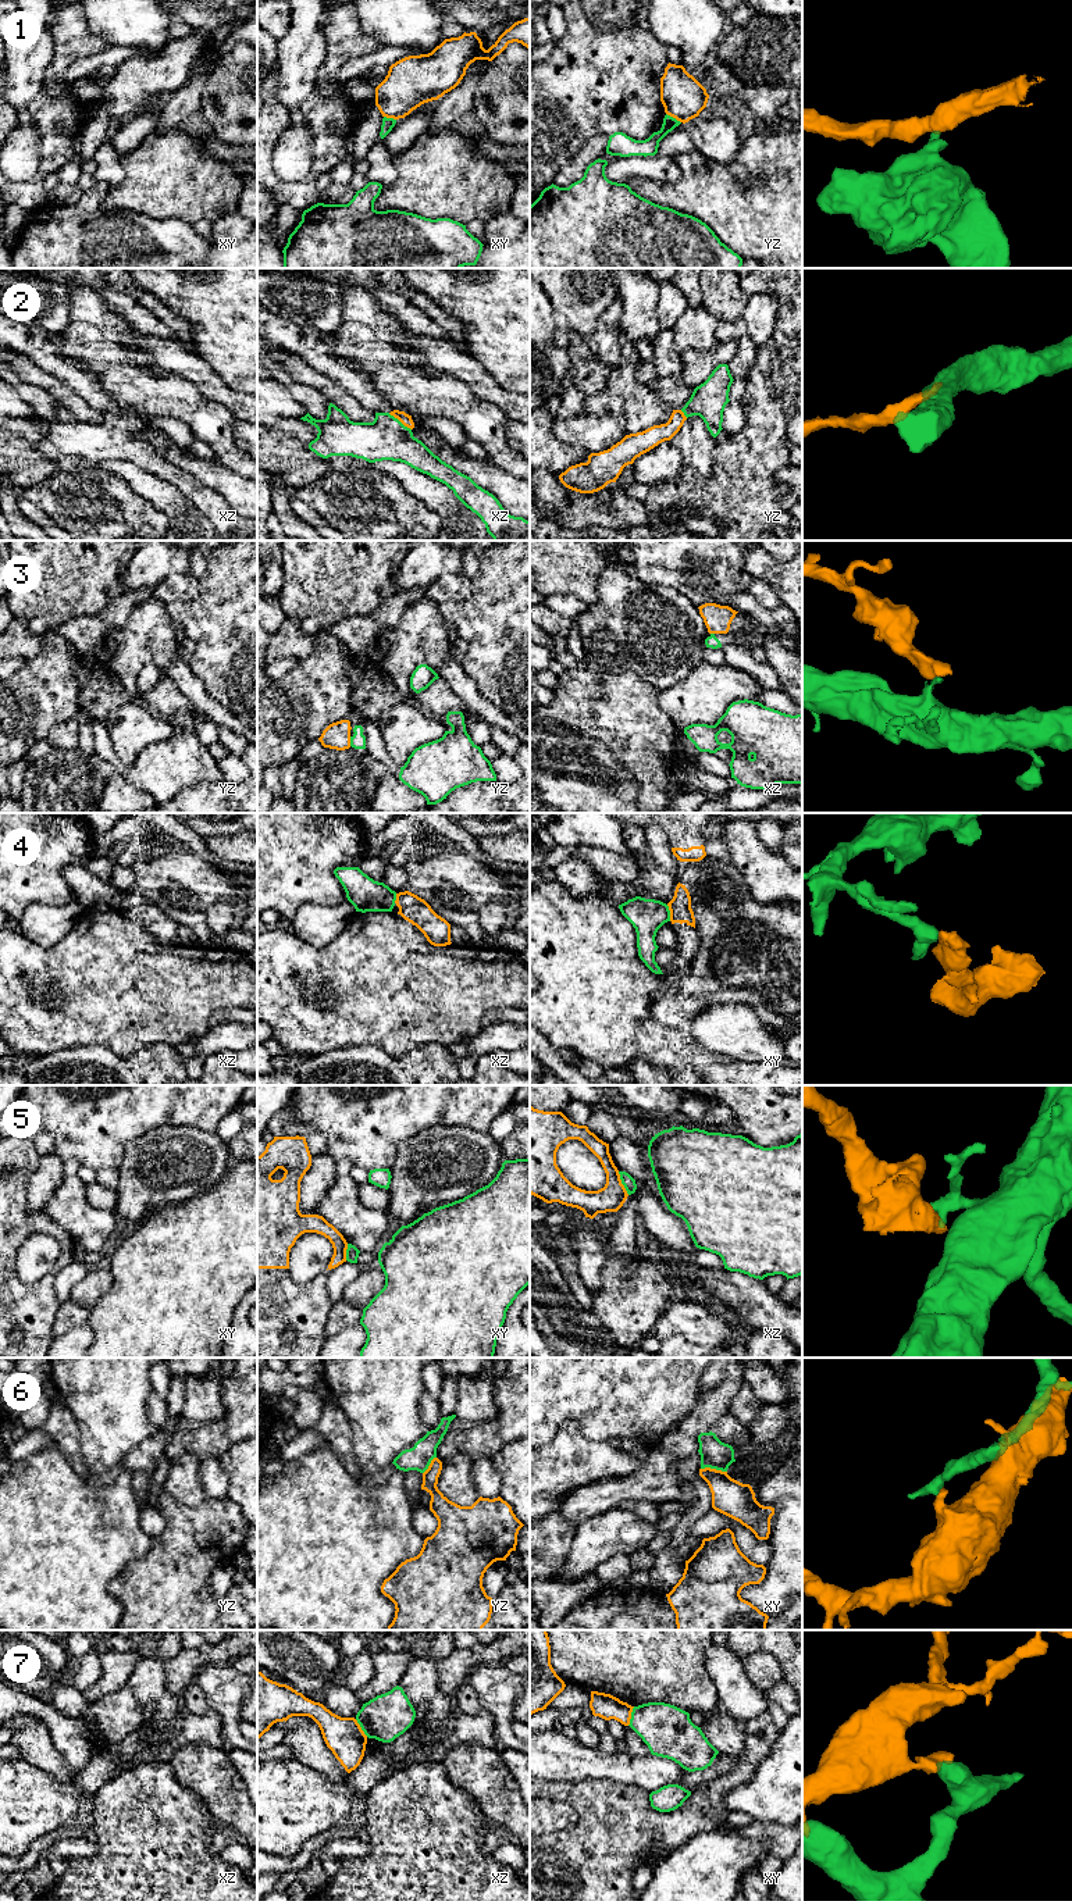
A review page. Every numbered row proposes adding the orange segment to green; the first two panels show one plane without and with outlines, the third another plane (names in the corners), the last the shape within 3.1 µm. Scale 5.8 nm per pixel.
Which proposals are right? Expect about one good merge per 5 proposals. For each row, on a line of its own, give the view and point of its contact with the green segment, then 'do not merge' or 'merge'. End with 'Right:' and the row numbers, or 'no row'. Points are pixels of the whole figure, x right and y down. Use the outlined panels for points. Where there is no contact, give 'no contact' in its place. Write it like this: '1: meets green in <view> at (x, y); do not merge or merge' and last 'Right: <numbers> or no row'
1: meets green in yz at (672, 117); do not merge
2: meets green in xz at (398, 420); merge
3: meets green in yz at (351, 741); do not merge
4: meets green in xy at (669, 913); do not merge
5: meets green in xz at (622, 1183); do not merge
6: meets green in xy at (713, 1468); do not merge
7: meets green in xy at (631, 1716); do not merge
Right: 2

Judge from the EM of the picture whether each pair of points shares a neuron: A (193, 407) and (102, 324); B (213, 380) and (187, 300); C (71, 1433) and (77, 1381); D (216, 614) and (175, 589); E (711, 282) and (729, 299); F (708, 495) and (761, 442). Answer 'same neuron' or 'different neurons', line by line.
A: same neuron
B: different neurons
C: different neurons
D: different neurons
E: same neuron
F: same neuron

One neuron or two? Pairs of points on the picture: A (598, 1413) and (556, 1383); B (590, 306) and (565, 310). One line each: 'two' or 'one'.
A: one
B: one

